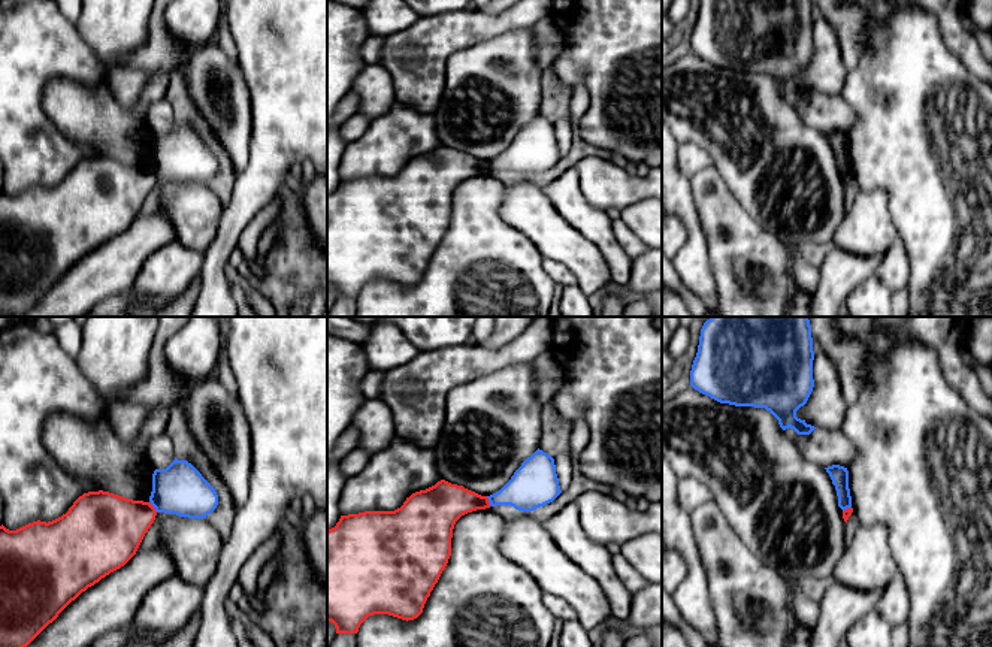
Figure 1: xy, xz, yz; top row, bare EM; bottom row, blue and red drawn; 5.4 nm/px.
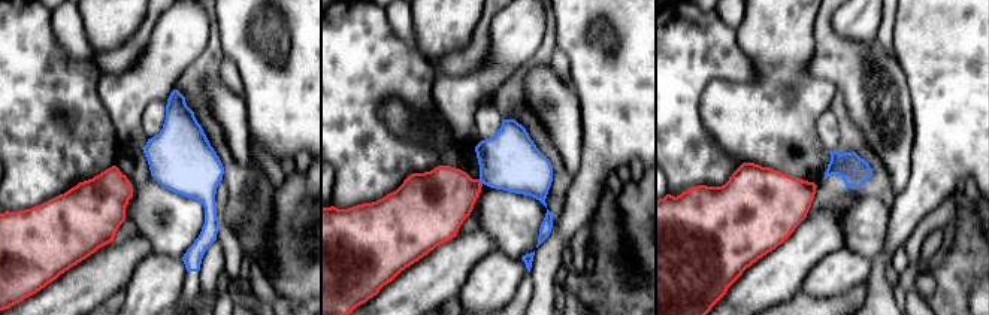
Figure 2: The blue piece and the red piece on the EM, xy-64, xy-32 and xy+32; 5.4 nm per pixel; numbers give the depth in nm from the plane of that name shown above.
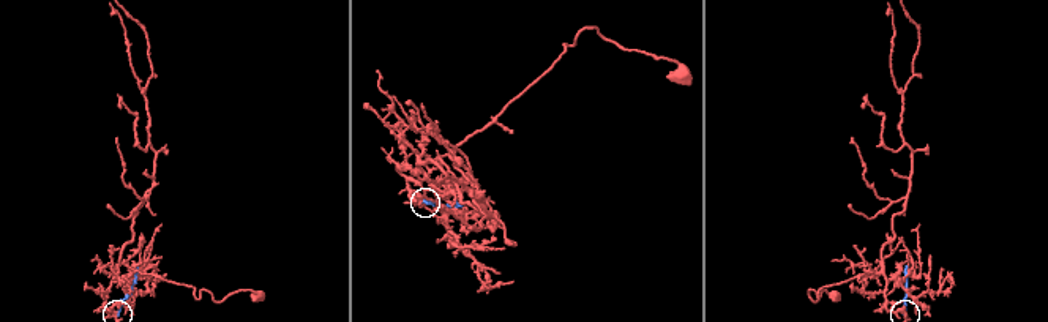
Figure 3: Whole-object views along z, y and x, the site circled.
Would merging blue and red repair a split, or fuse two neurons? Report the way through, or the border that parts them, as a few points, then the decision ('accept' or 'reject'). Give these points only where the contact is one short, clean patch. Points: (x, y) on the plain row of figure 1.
border xy (150, 166), (157, 177); reject

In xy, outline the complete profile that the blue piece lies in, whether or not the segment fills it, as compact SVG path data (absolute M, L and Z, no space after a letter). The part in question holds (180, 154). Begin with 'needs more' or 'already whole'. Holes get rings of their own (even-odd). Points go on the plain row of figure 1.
already whole; M175 126L152 139L151 170L157 178L188 184L206 184L217 170L215 154L187 126Z

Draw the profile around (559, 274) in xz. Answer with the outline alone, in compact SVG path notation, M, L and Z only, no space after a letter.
M542 259L542 267L547 272L547 275L562 287L578 284L575 275L566 266L551 259Z

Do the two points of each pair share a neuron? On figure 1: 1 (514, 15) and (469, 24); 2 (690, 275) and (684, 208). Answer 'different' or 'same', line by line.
1: same
2: same

